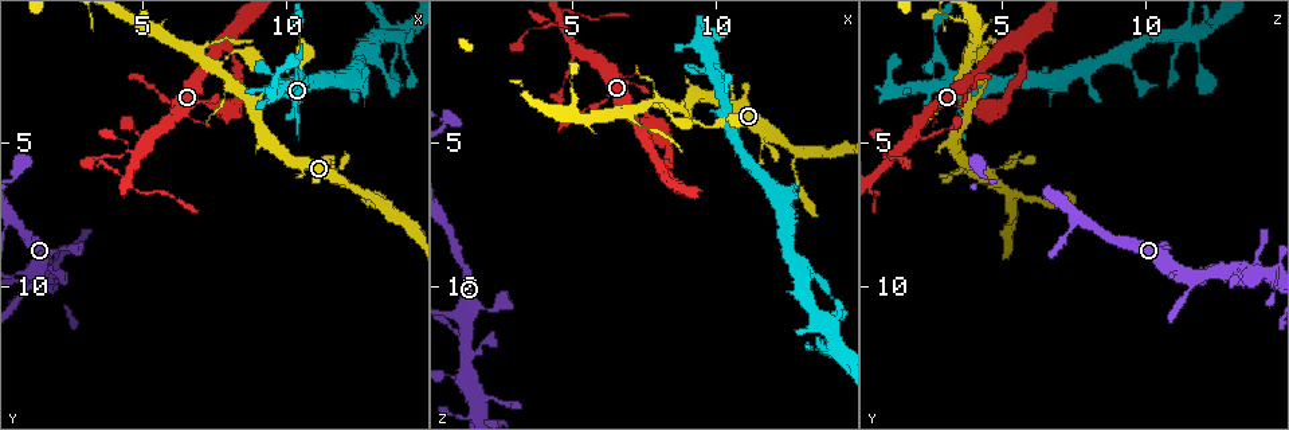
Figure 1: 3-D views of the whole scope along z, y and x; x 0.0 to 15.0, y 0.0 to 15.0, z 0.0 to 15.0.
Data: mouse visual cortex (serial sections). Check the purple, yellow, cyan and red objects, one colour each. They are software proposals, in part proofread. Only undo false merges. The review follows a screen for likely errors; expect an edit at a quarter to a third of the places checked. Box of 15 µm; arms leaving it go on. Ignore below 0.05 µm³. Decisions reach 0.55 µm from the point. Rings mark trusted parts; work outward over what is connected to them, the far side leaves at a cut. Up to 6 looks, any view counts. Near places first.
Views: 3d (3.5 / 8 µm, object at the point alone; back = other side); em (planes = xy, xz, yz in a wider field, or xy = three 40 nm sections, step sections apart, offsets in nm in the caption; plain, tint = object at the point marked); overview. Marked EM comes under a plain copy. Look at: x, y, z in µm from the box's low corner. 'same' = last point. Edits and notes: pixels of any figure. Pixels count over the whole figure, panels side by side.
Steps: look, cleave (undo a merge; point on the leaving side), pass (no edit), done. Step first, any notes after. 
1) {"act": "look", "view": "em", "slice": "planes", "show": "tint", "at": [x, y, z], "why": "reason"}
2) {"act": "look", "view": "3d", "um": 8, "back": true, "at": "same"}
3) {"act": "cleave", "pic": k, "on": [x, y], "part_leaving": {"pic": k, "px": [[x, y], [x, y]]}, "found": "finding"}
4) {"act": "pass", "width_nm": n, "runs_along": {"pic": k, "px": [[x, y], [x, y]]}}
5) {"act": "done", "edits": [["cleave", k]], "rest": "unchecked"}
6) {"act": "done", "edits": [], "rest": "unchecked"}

{"act": "look", "view": "3d", "um": 3.5, "at": [8.2, 2.0, 5.7], "why": "narrows sharply"}

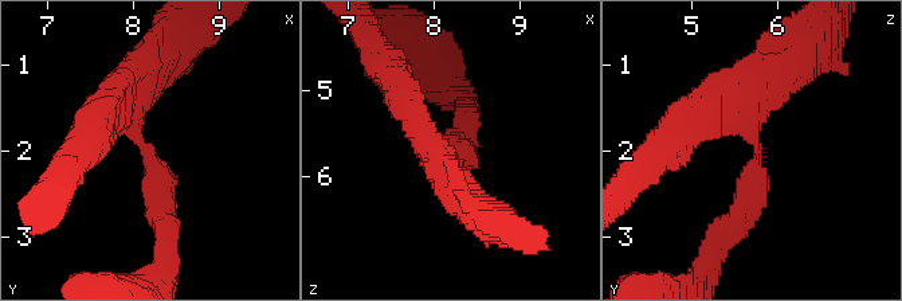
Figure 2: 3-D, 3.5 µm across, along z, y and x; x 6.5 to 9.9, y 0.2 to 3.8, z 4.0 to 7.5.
{"act": "look", "view": "em", "slice": "xy", "step": 3, "show": "tint", "at": [8.15, 2.00, 5.75], "arm_widths_nm": [300, 350], "why": "need the tissue"}

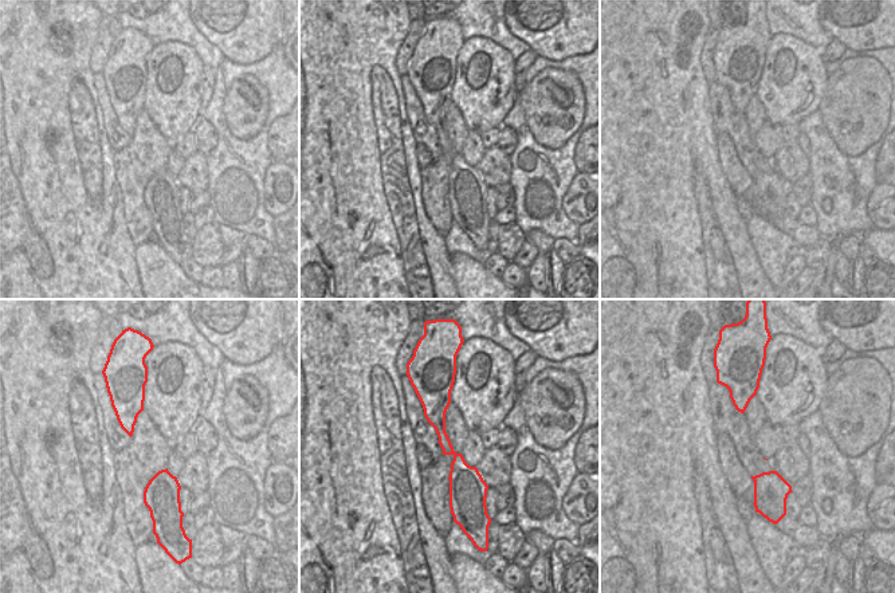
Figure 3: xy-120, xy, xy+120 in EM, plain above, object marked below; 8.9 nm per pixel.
{"act": "look", "view": "em", "slice": "xy", "step": 2, "show": "tint", "at": "same", "why": "cut it another way"}

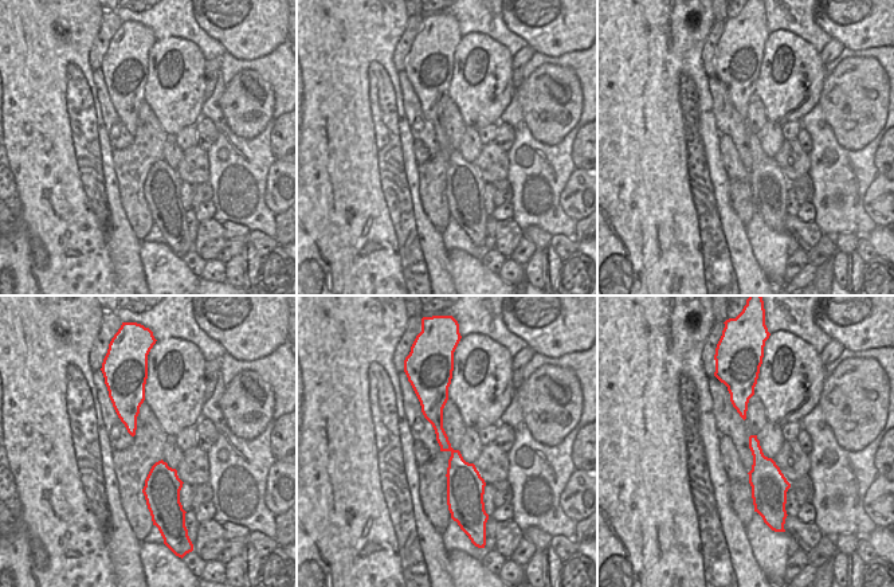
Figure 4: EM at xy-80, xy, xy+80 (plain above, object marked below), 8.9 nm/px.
{"act": "pass", "runs_along": {"pic": 4, "px": [[439, 388], [455, 504]]}, "found": "one cell here"}

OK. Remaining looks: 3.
{"act": "look", "view": "3d", "um": 3.5, "at": [8.7, 3.6, 3.9], "why": "calibre changes"}

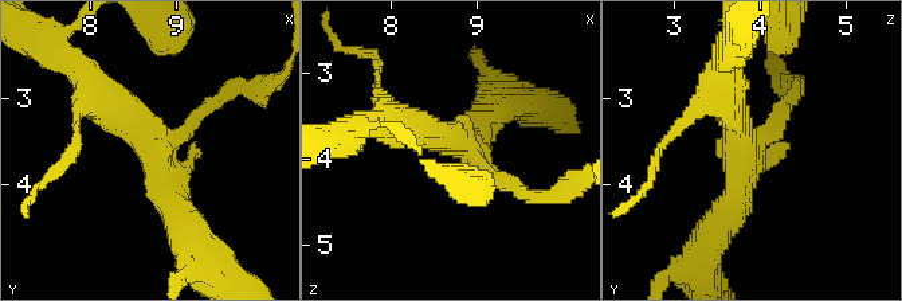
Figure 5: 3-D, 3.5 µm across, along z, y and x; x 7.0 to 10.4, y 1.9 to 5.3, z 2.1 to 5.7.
{"act": "look", "view": "em", "slice": "xy", "step": 2, "show": "tint", "at": [8.75, 3.50, 3.80], "arms": 3, "arm_widths_nm": [150, 350, 450]}

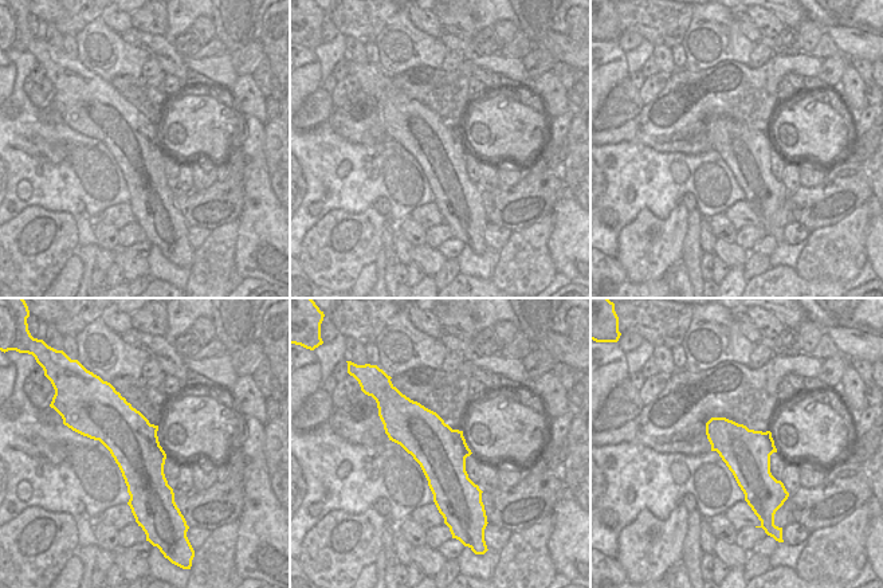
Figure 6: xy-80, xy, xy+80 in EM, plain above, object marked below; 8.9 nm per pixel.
{"act": "pass", "runs_along": {"pic": 5, "px": [[180, 222], [146, 136], [89, 82]]}, "found": "continuous, no second cell"}

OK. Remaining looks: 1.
{"act": "done", "edits": [], "rest": "unchecked"}

